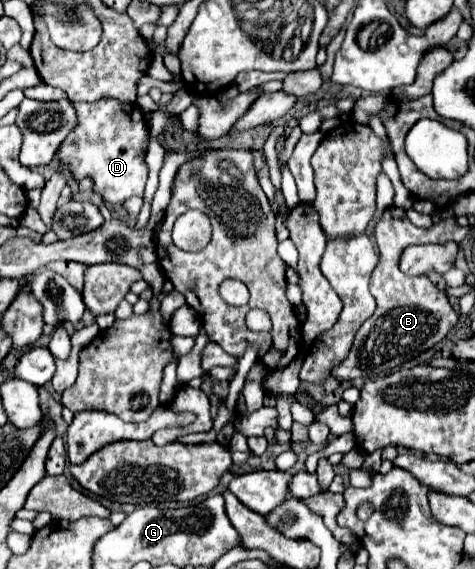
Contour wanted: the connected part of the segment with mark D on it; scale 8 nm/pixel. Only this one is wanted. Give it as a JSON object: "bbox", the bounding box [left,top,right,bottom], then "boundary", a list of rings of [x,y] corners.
{"bbox":[58,98,151,204],"boundary":[[[108,98],[94,104],[78,102],[74,106],[78,126],[62,142],[58,158],[76,176],[76,180],[90,176],[94,180],[94,190],[110,204],[122,204],[130,196],[142,196],[148,178],[148,166],[142,155],[149,146],[151,135],[146,130],[146,120],[140,106]]]}

